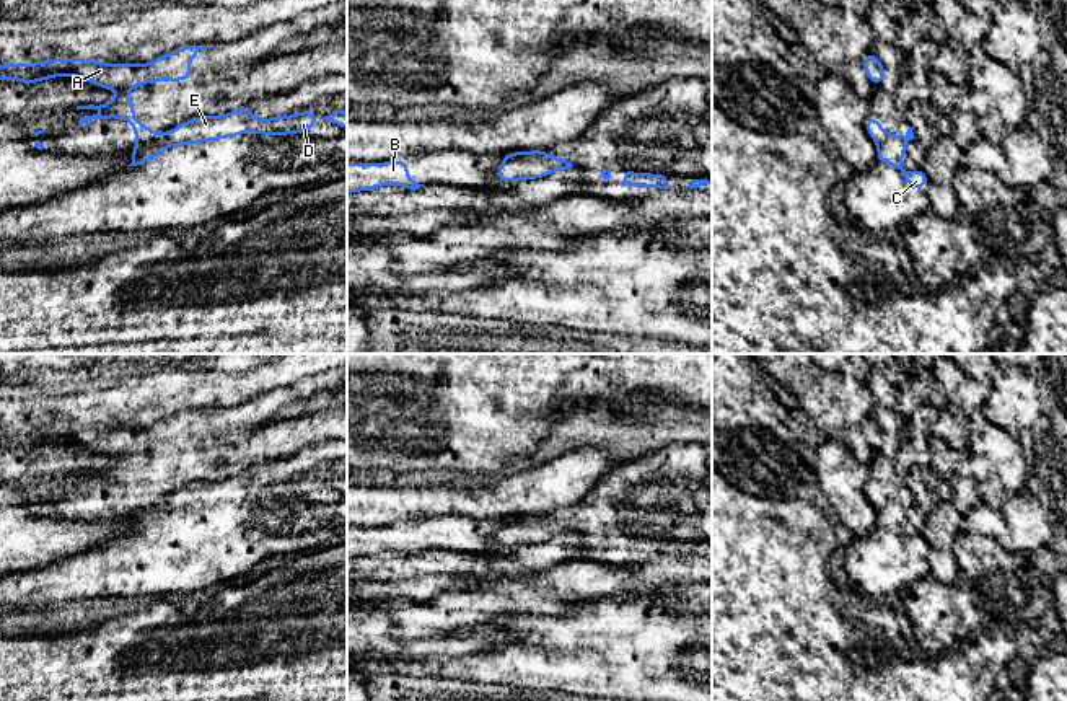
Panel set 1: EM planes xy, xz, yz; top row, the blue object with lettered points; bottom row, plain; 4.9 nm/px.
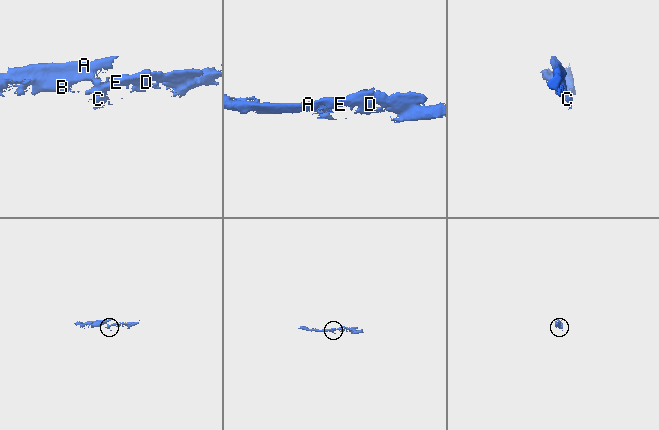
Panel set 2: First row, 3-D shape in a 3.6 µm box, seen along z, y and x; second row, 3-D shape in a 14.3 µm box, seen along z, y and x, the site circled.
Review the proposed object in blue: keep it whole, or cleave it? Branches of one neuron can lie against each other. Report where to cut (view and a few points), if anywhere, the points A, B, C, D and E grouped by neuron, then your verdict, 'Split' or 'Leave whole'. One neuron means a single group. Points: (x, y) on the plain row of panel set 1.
Split along xy (158, 499), (139, 509). Groups: A B / C D E. Split

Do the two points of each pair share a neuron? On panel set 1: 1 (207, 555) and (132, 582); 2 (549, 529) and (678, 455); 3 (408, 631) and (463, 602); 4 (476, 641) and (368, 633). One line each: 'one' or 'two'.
1: one
2: one
3: one
4: one

